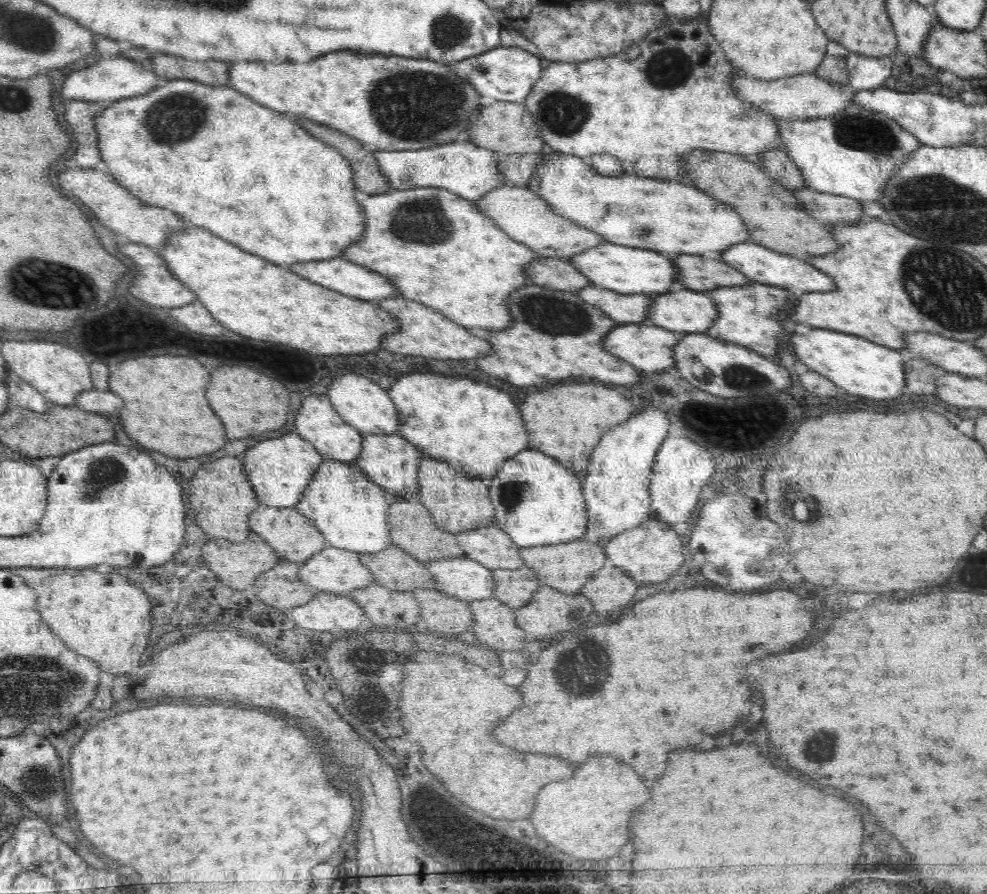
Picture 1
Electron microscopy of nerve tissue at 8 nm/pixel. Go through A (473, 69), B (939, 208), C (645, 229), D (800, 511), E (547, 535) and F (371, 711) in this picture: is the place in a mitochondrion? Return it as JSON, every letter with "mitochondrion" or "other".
{"A":"mitochondrion","B":"mitochondrion","C":"mitochondrion","D":"mitochondrion","E":"other","F":"other"}

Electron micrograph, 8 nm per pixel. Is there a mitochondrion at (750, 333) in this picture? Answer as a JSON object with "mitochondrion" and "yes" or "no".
{"mitochondrion":"no"}

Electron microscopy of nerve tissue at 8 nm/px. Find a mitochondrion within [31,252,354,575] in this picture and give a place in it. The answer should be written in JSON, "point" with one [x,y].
{"point":[104,473]}

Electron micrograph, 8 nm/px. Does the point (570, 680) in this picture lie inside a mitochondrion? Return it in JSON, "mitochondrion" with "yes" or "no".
{"mitochondrion":"yes"}

